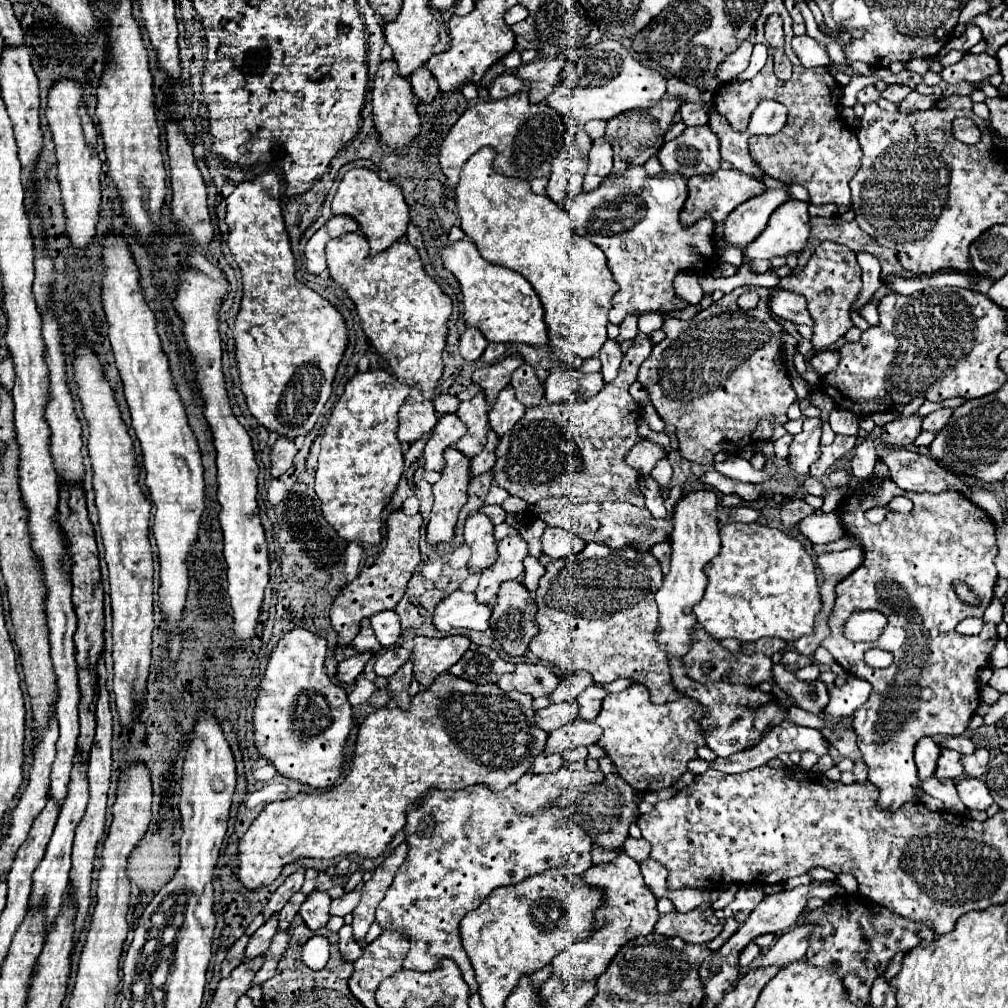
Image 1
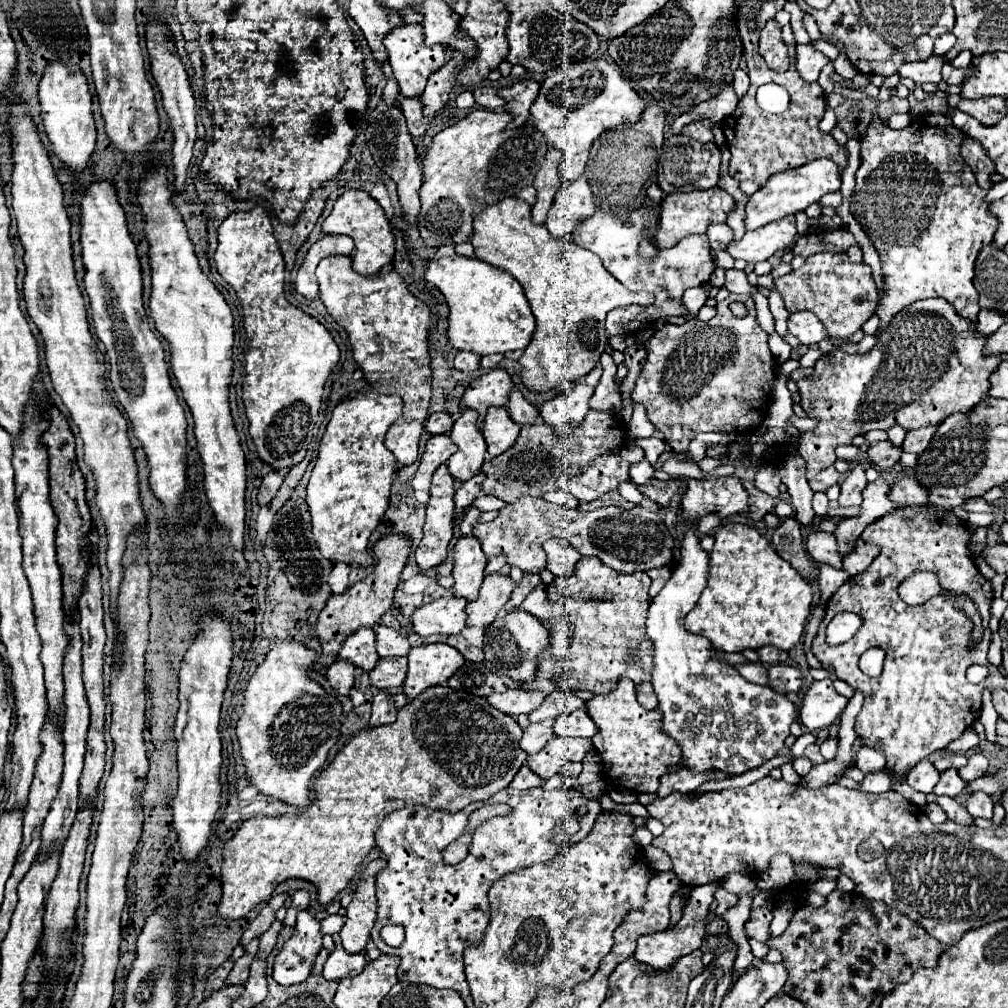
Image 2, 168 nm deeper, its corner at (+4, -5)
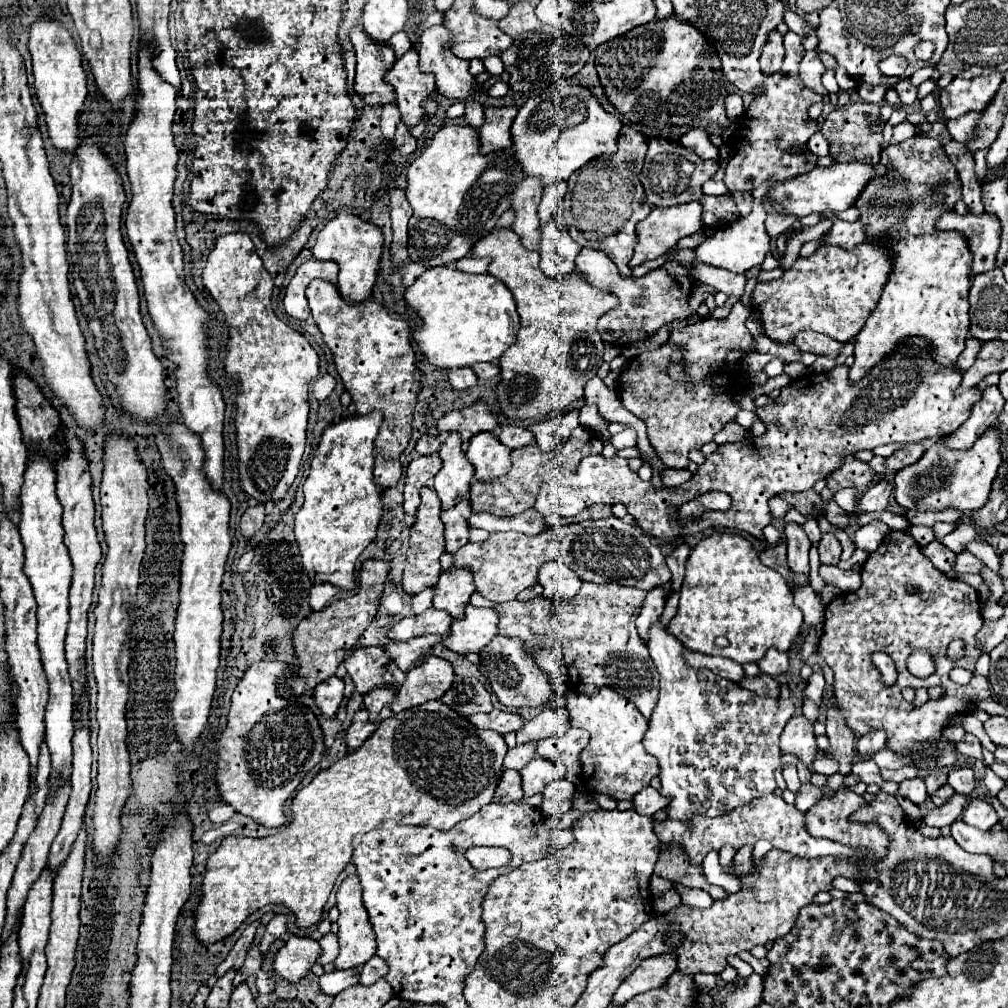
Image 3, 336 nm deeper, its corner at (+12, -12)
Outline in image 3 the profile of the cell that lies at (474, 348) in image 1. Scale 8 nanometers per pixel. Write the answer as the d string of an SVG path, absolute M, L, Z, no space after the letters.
M455 368L455 370L449 370L449 382L455 390L463 390L463 388L469 388L469 386L475 386L477 384L477 376L471 368Z

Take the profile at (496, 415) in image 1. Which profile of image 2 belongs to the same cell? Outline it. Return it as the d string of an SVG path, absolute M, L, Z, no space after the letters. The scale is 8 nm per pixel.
M495 407L487 411L483 421L483 437L491 457L497 457L509 447L513 447L517 435L519 435L519 425L507 415L505 407Z

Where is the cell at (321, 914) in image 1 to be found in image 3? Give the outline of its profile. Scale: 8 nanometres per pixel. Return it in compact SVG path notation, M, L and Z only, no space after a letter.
M291 934L273 958L273 972L279 978L295 984L309 974L311 966L319 956L319 950L321 948L317 940Z

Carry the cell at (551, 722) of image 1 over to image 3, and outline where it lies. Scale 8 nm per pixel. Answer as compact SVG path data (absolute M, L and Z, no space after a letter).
M525 742L525 744L517 744L515 748L509 748L503 766L513 768L513 770L521 770L523 766L529 764L529 760L533 760L535 748L537 748L537 742Z

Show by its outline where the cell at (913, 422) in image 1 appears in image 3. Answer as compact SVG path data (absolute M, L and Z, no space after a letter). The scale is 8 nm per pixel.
M847 458L847 462L843 462L843 466L839 470L835 470L835 474L829 476L827 486L837 492L841 488L847 486L855 486L859 492L865 492L869 484L873 484L877 480L877 472L869 466L869 462L861 462L857 458Z

